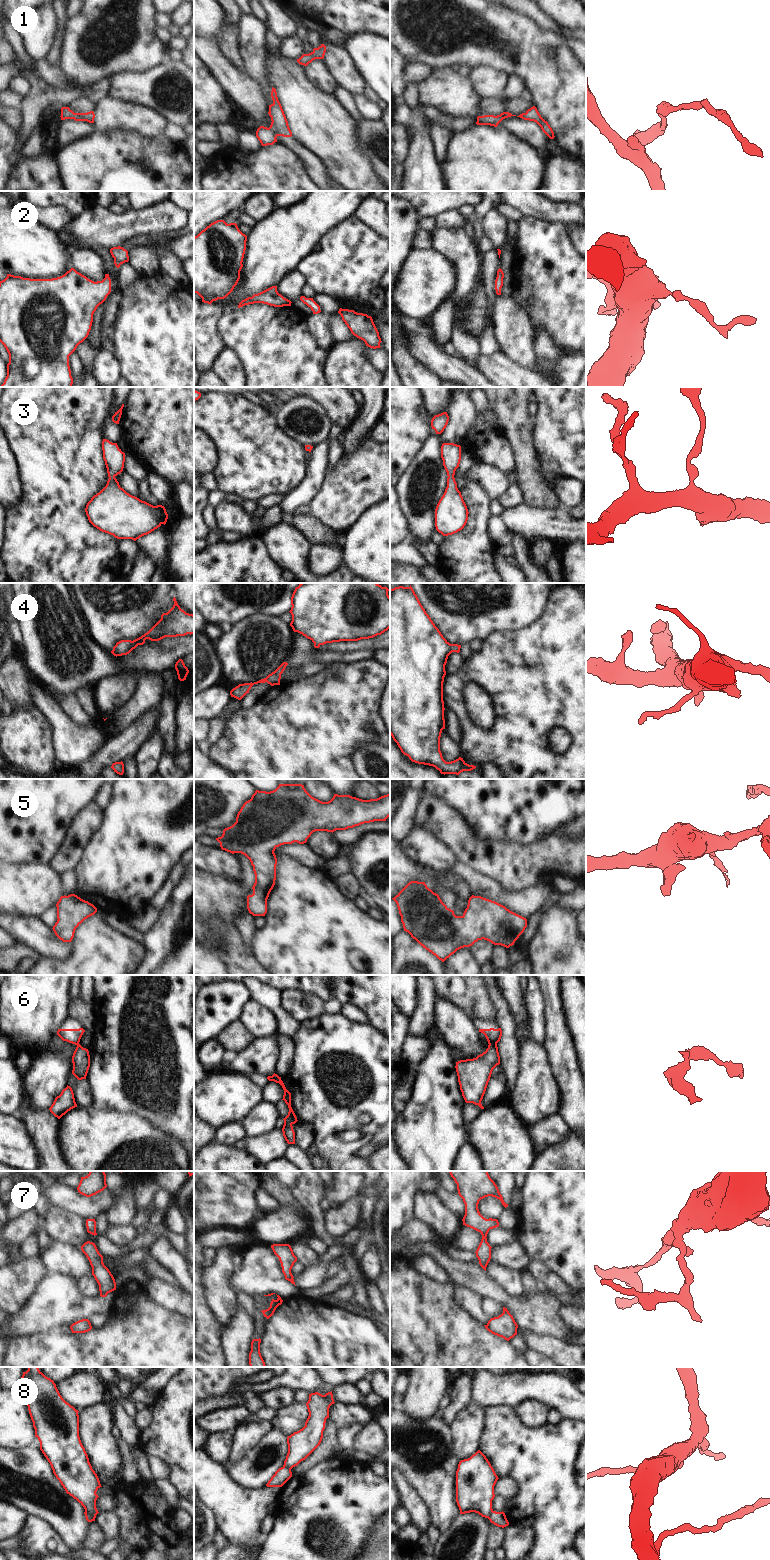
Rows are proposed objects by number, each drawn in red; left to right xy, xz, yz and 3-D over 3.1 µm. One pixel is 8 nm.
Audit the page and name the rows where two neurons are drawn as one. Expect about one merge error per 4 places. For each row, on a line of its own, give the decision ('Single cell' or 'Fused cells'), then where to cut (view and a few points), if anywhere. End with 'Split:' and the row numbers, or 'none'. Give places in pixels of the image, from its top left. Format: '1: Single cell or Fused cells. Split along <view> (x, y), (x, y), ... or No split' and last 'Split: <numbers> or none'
1: Single cell. No split
2: Single cell. No split
3: Single cell. No split
4: Single cell. No split
5: Single cell. No split
6: Fused cells. Split along yz (496, 1044), (489, 1045)
7: Single cell. No split
8: Fused cells. Split along xy (85, 1509), (94, 1518)
Split: 6, 8

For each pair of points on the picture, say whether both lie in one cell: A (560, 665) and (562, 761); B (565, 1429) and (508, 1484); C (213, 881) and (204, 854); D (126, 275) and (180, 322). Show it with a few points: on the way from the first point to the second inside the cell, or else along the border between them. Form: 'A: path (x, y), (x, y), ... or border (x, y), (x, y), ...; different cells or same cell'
A: path (575, 689), (575, 737); same cell
B: border (507, 1475), (516, 1482), (518, 1491), (505, 1499); different cells
C: border (204, 871), (234, 876); different cells
D: border (138, 275), (131, 283), (119, 288); different cells

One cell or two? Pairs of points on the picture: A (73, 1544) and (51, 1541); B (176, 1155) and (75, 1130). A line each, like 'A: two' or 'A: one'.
A: two
B: one

